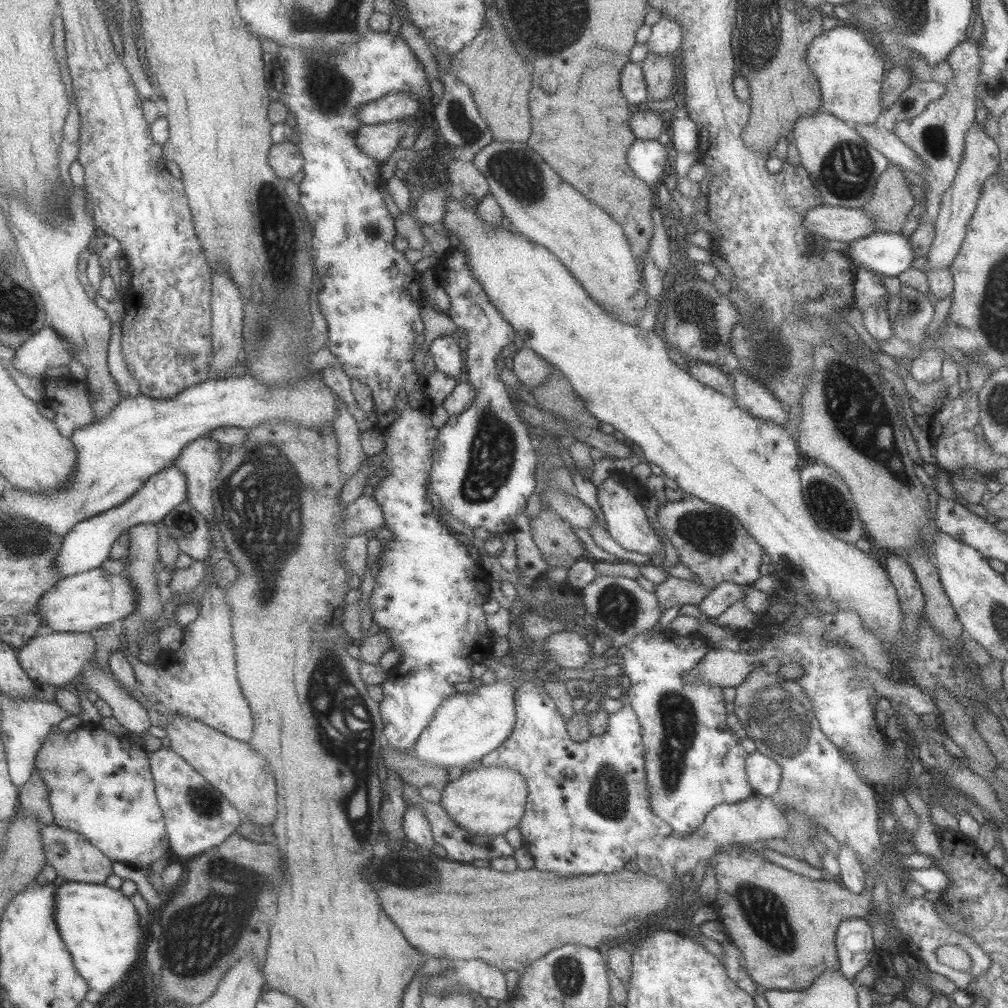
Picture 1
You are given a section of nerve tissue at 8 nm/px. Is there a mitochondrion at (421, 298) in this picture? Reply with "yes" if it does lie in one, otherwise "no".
no

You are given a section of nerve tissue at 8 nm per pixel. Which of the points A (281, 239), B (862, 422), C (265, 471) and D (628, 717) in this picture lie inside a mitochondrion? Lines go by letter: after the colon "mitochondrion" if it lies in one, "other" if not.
A: mitochondrion
B: mitochondrion
C: mitochondrion
D: other

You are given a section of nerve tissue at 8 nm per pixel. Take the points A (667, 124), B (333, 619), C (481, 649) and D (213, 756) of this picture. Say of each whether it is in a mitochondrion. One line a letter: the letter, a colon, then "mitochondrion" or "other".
A: other
B: other
C: other
D: other

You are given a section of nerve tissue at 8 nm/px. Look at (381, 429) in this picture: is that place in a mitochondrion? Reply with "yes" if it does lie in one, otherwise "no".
no

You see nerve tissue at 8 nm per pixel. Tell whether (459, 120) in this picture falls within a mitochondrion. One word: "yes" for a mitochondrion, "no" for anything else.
yes

